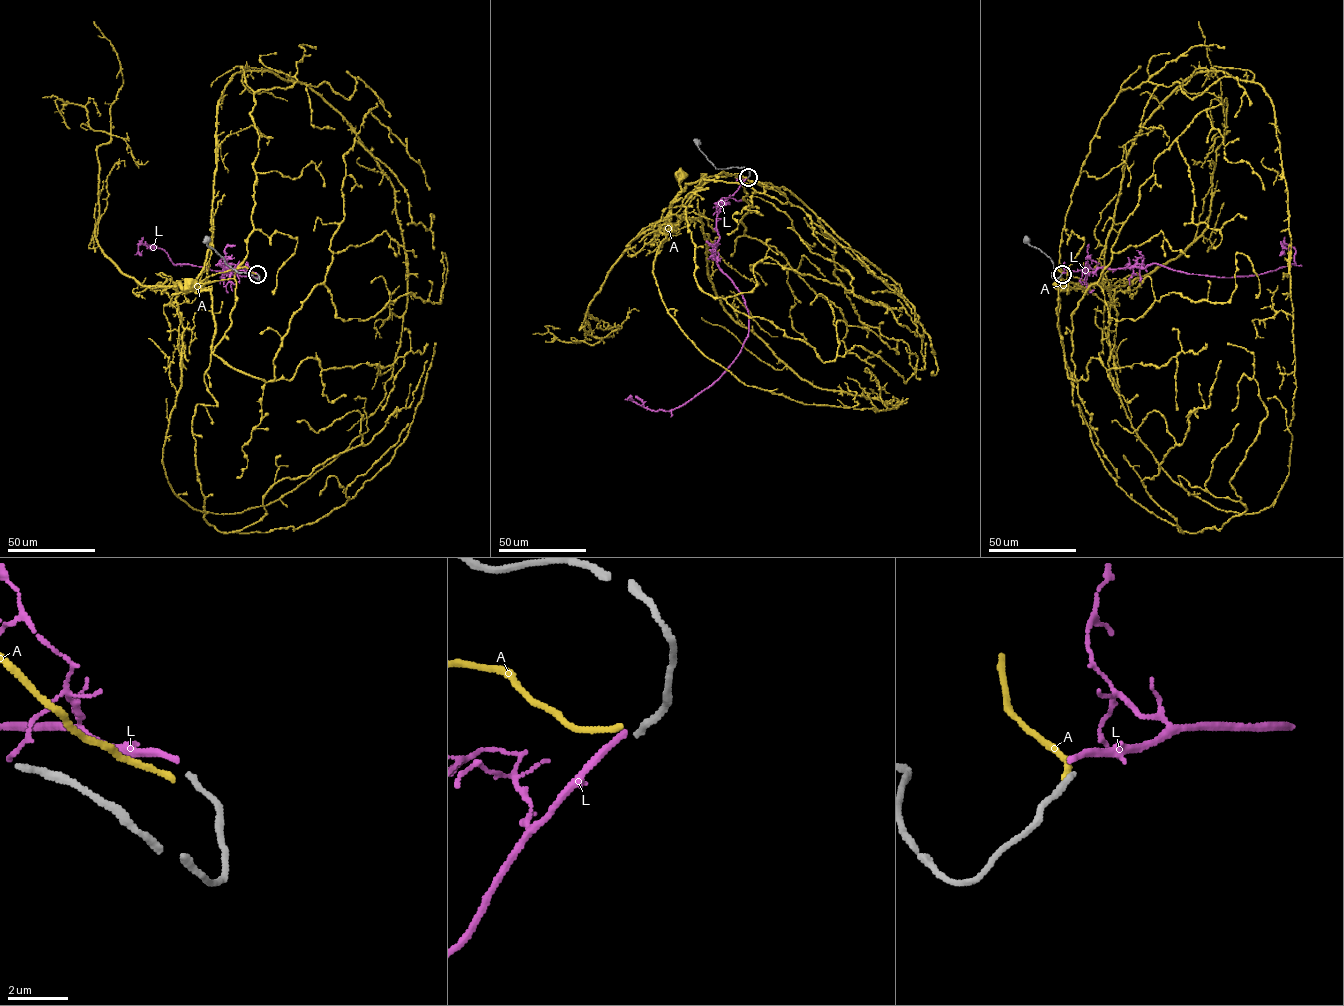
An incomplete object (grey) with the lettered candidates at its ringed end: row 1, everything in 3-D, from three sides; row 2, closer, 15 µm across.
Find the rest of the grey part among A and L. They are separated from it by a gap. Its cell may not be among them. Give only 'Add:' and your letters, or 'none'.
Add: none

